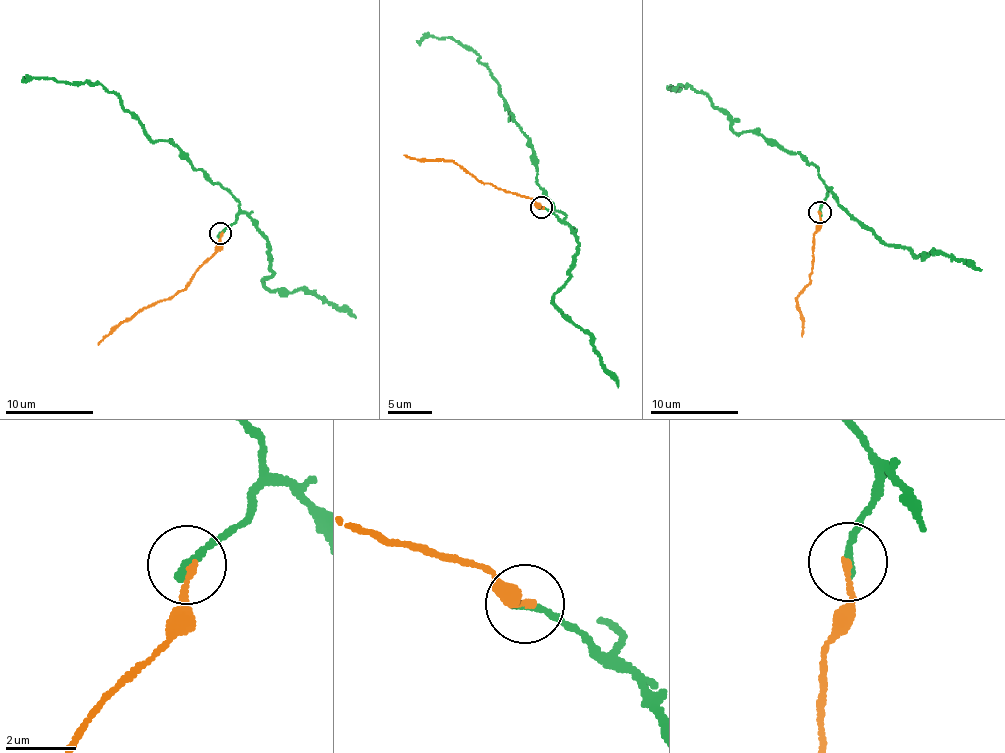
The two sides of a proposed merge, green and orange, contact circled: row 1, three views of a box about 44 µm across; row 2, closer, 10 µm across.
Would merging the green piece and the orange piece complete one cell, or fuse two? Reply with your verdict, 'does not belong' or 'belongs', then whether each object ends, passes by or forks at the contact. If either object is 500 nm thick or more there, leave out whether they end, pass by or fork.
does not belong; green ends there; orange ends there

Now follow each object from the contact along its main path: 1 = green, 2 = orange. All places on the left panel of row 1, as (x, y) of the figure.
1: (221, 232), (236, 220), (239, 202), (194, 169), (168, 140), (151, 139), (113, 92), (88, 81), (22, 77)
2: (221, 232), (218, 250), (187, 285), (121, 321), (99, 345)

